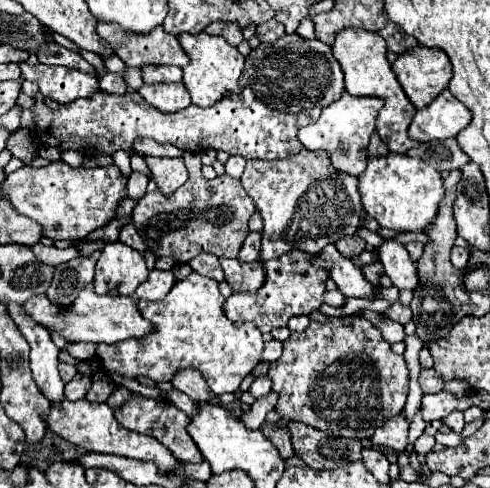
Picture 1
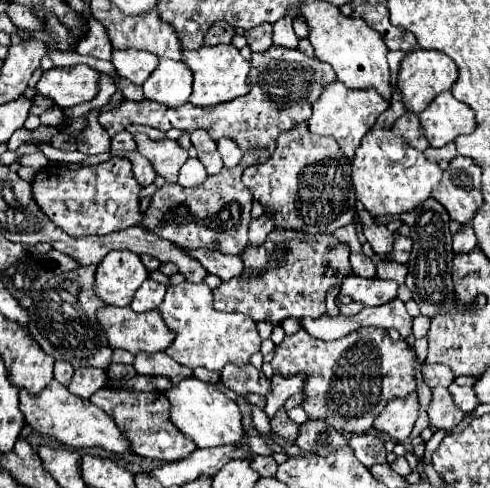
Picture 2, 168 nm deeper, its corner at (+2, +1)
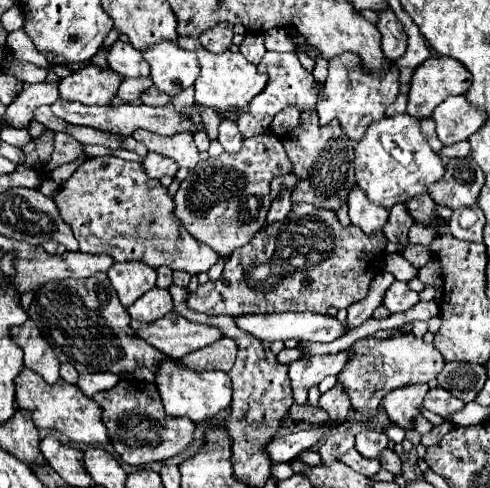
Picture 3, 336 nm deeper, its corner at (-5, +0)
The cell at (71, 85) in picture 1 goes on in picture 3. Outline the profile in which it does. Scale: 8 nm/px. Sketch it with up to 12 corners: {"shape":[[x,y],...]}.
{"shape":[[88,65],[60,79],[60,99],[108,105],[122,77]]}

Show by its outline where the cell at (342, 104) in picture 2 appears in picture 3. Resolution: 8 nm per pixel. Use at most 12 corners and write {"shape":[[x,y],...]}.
{"shape":[[356,55],[330,61],[316,111],[358,141],[398,97],[398,71],[360,71]]}

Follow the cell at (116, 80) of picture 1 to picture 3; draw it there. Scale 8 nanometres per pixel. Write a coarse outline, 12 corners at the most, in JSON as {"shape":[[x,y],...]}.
{"shape":[[152,85],[140,95],[144,105],[160,107],[170,101],[168,95]]}

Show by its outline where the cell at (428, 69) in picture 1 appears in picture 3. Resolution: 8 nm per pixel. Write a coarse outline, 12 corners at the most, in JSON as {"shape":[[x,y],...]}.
{"shape":[[452,57],[416,67],[408,115],[430,117],[450,95],[464,95],[472,75]]}

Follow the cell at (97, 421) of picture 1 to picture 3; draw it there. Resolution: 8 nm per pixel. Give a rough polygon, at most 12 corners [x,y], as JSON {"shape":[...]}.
{"shape":[[32,369],[16,377],[16,403],[38,429],[106,445],[96,401]]}

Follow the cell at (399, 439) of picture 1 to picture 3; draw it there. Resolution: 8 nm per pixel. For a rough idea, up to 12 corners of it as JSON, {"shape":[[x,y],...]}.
{"shape":[[428,385],[400,387],[384,397],[394,425],[412,431]]}

